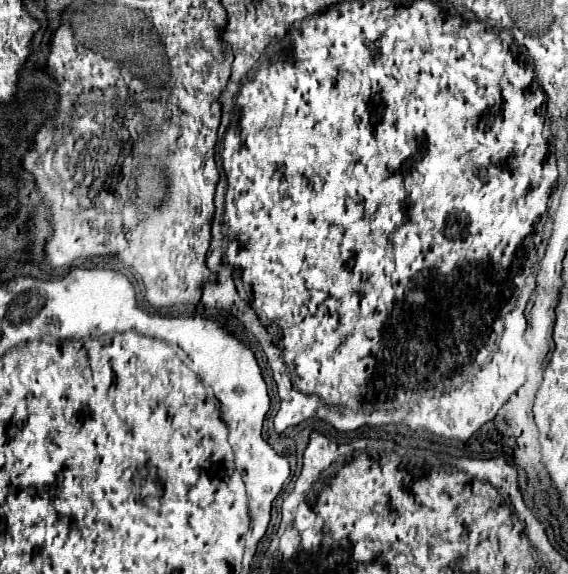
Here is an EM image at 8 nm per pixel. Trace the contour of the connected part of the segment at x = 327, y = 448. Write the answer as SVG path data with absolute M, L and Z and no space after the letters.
M313 431L309 437L309 444L303 455L303 471L307 479L317 479L323 469L329 468L341 459L341 445Z

